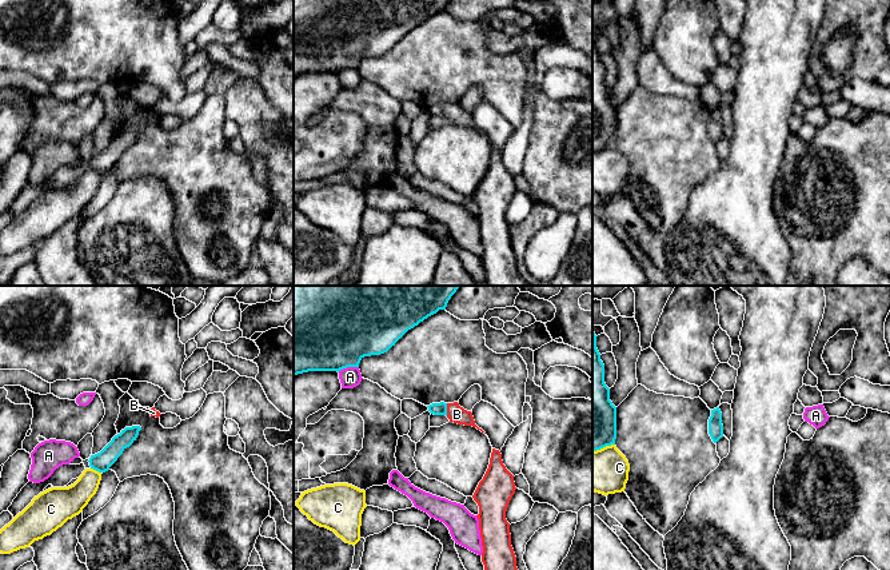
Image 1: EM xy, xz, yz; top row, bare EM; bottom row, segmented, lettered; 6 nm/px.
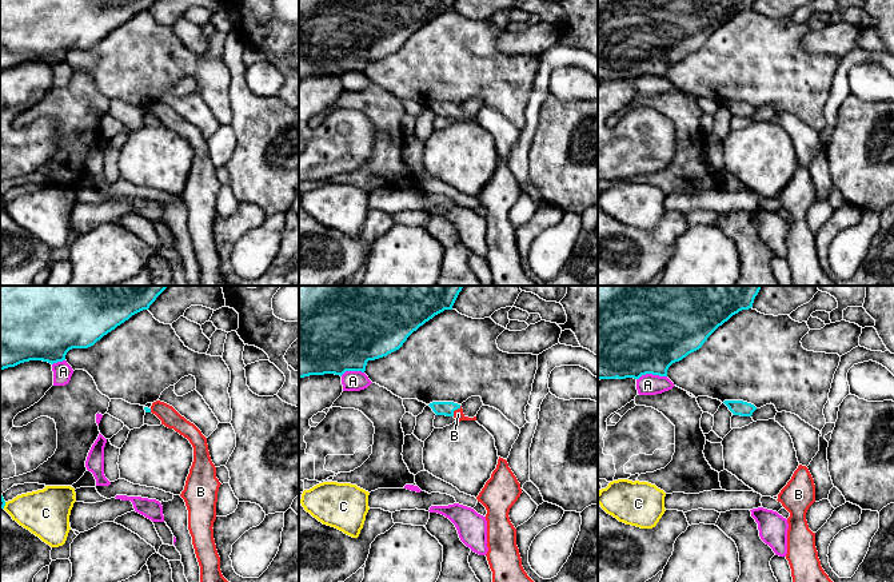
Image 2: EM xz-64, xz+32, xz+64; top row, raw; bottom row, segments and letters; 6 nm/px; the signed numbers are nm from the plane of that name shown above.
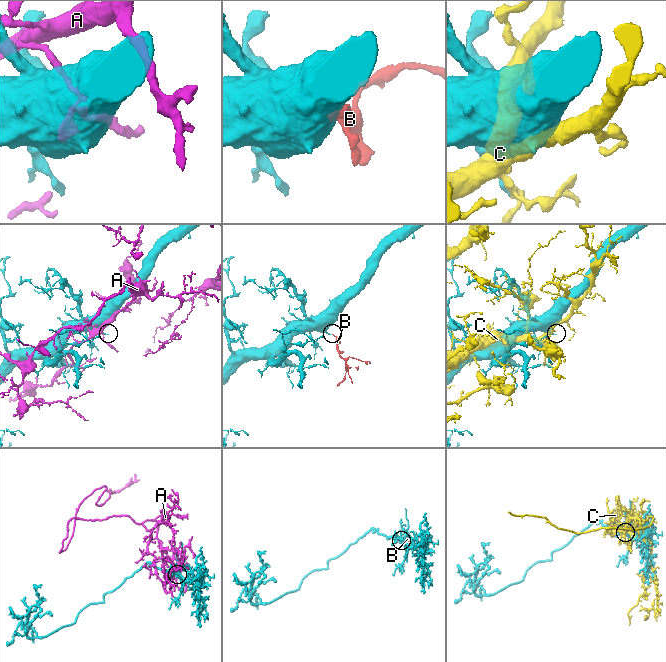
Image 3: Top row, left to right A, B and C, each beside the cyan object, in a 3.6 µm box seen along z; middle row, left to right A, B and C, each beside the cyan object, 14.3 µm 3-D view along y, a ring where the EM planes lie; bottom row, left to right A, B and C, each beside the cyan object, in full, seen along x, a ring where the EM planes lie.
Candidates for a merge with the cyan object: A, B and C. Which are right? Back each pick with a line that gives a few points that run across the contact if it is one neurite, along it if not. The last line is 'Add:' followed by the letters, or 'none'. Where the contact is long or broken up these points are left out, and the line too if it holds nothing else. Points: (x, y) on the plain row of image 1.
B: line xz (436, 110), (446, 111), (457, 115)
Add: B

